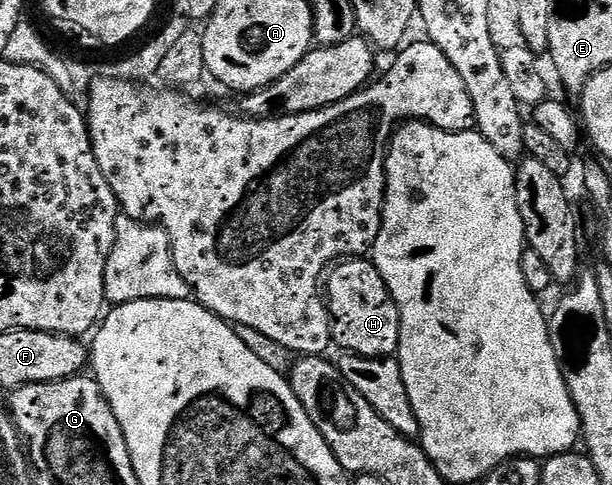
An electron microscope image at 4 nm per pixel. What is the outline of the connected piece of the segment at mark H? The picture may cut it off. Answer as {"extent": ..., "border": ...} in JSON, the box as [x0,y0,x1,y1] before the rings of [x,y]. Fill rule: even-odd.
{"extent":[323,256,401,358],"border":[[[358,256],[338,261],[328,271],[323,293],[329,304],[333,324],[333,342],[342,351],[359,356],[387,358],[397,353],[401,339],[401,313],[383,280],[368,257]]]}

